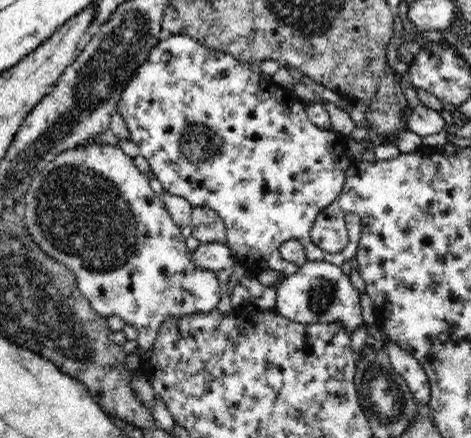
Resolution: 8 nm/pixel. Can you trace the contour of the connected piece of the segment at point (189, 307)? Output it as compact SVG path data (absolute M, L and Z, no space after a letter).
M90 142L85 146L77 145L73 149L61 153L33 178L22 201L25 203L23 224L26 227L26 232L30 233L32 241L38 244L46 258L63 262L63 265L75 275L77 289L82 293L82 296L87 298L93 311L104 318L116 315L126 323L135 326L139 332L138 338L136 338L139 348L145 349L153 345L155 335L158 334L159 324L164 322L166 318L186 316L192 312L210 312L217 308L220 302L220 291L223 288L220 288L216 272L195 268L195 262L192 259L192 254L188 252L181 228L174 224L170 213L163 208L161 197L157 196L150 187L148 174L143 174L134 165L133 158L128 157L119 146Z

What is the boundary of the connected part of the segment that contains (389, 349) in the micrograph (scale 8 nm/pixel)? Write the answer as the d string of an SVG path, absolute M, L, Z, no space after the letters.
M387 342L383 343L383 348L388 353L392 366L402 376L420 407L428 406L431 397L430 384L422 365L398 345Z

